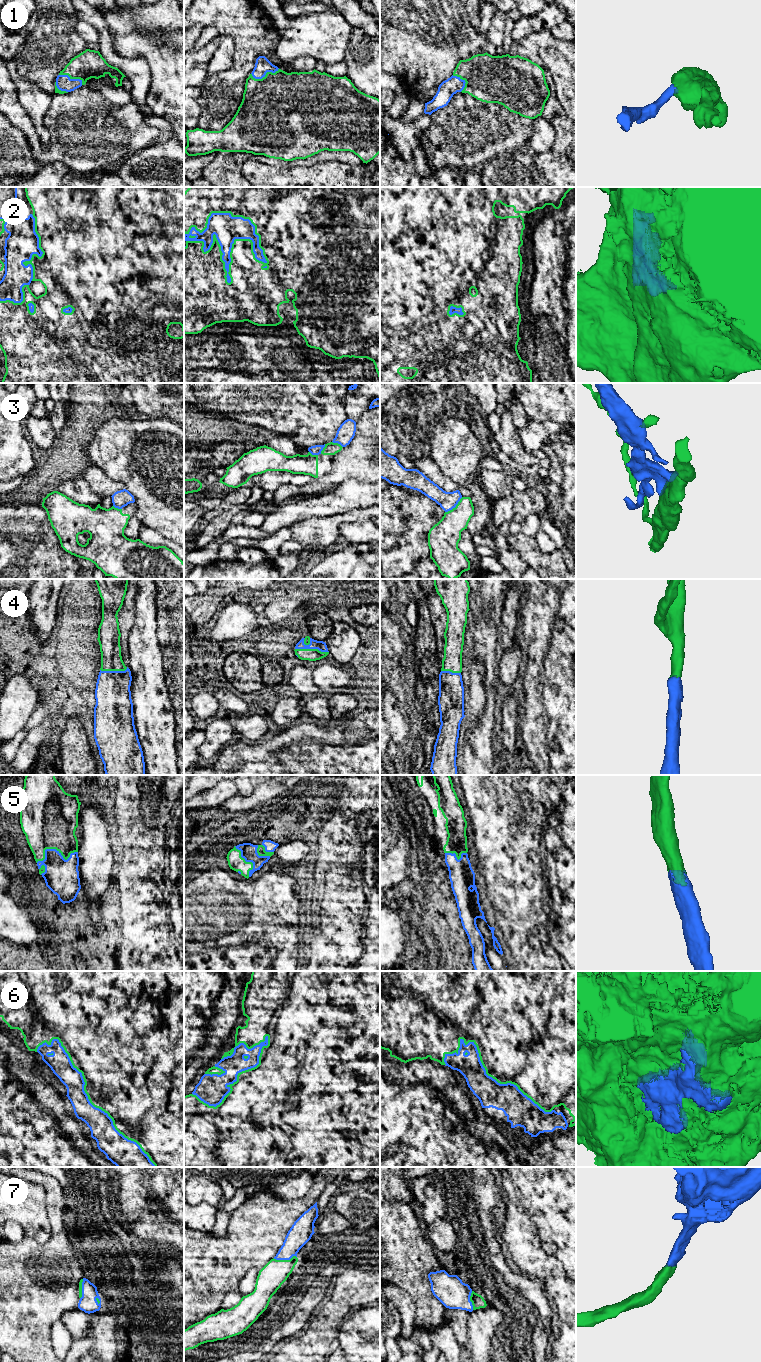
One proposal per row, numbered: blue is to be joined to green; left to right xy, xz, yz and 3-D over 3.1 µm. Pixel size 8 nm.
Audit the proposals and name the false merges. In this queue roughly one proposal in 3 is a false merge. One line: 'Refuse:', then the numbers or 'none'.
Refuse: 3

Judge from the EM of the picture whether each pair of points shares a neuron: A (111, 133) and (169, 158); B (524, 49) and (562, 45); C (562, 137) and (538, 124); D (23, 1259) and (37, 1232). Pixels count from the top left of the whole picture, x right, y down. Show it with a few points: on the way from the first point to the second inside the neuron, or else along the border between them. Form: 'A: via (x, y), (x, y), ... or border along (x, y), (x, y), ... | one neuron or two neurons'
A: border along (153, 144), (147, 145), (134, 153) | two neurons
B: via (533, 43), (553, 43) | one neuron
C: border along (541, 115), (554, 131), (553, 146), (544, 153) | two neurons
D: border along (49, 1222), (49, 1238), (45, 1242), (24, 1237) | two neurons

